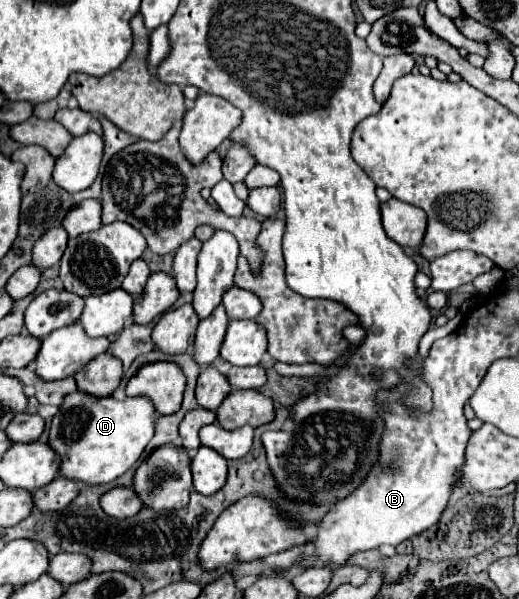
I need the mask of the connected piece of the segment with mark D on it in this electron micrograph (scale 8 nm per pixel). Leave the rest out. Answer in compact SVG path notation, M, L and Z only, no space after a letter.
M83 391L67 395L65 401L61 403L59 413L53 417L51 431L49 431L49 445L61 457L59 475L65 475L75 481L91 483L91 485L109 483L109 481L121 477L131 465L135 465L135 461L141 457L147 443L153 439L155 423L157 423L155 415L157 415L157 411L147 397L127 397L123 401L117 401L115 397L99 399L99 397L87 395Z

